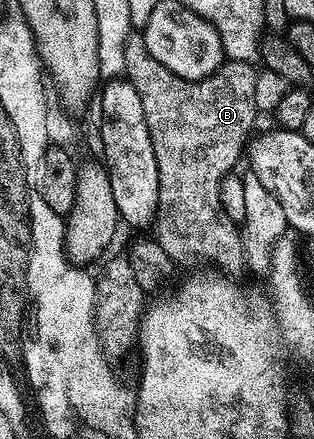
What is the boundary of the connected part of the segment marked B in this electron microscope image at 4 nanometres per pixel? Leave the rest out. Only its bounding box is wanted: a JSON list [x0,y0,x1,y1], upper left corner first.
[123,31,260,272]

